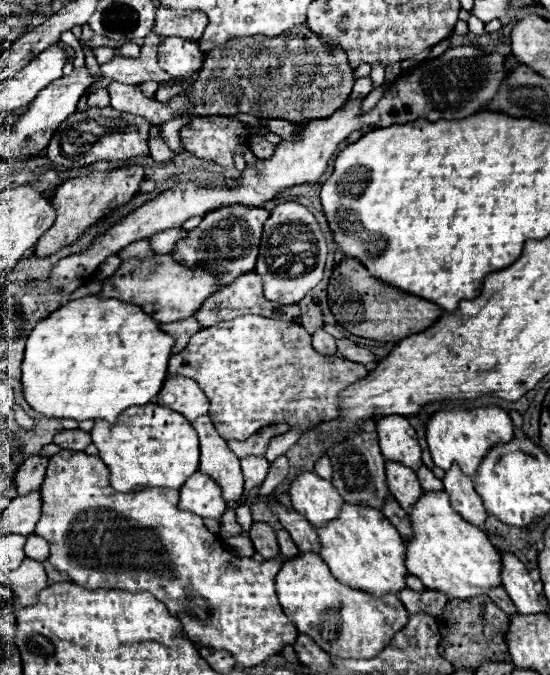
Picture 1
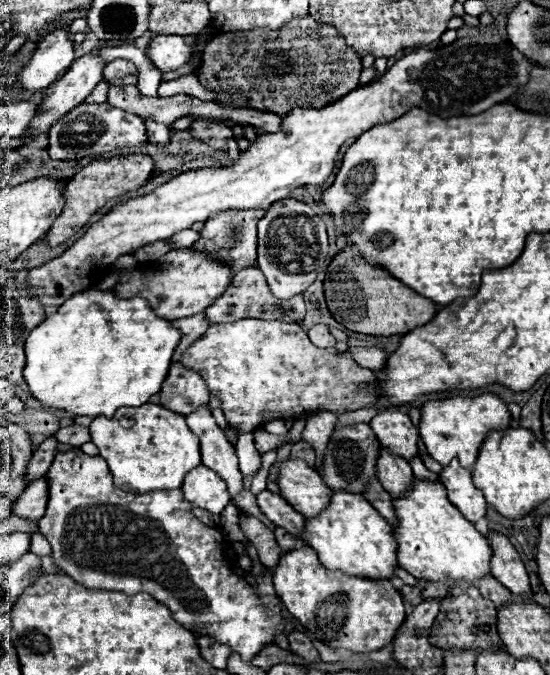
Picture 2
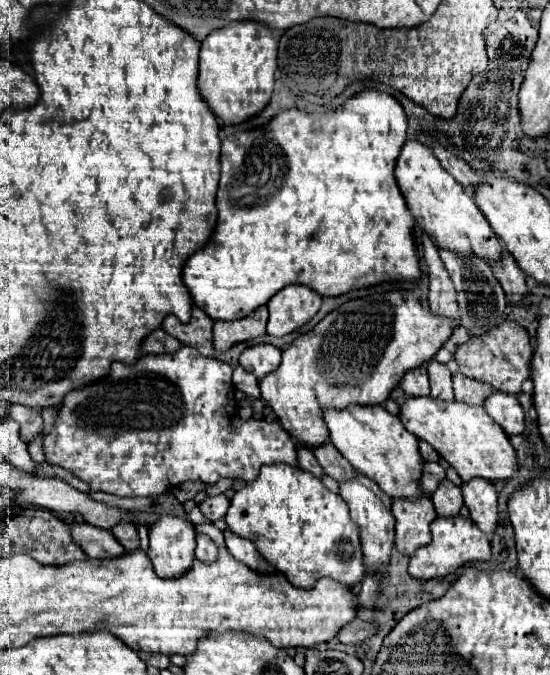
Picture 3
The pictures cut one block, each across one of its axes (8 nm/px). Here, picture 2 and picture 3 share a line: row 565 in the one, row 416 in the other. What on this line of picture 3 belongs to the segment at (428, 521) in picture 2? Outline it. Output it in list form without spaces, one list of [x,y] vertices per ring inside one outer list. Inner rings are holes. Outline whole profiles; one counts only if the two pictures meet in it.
[[[412,396],[400,406],[400,420],[408,432],[426,440],[434,450],[460,474],[464,482],[482,476],[490,482],[508,480],[518,468],[516,452],[506,432],[486,414],[482,406],[466,404],[460,400],[440,402],[432,396]]]

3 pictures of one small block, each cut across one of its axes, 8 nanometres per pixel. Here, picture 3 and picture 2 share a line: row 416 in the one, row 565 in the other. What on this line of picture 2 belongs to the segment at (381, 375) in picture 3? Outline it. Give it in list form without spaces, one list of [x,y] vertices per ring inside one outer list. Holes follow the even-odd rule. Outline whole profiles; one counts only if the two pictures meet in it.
[[[300,546],[280,556],[274,572],[274,588],[286,610],[314,640],[354,654],[370,654],[392,642],[406,618],[406,606],[392,582],[376,582],[326,570],[310,546]]]

